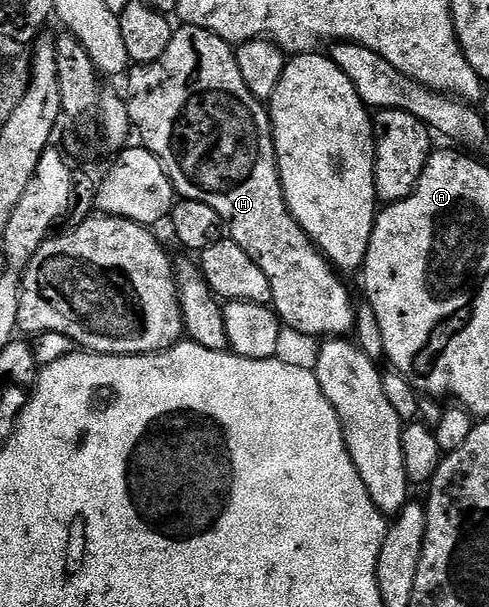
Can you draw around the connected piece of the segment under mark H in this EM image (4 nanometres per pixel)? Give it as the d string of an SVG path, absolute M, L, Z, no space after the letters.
M182 24L175 29L172 40L168 44L168 52L164 52L164 56L160 56L158 62L144 62L135 65L133 69L130 83L126 86L126 94L124 93L126 110L130 114L130 124L136 131L137 137L138 134L142 137L139 138L141 145L152 151L156 160L160 160L164 172L170 177L170 182L174 186L175 195L179 199L200 200L200 204L208 204L208 208L216 208L229 241L240 244L240 248L244 248L244 252L248 252L248 256L256 260L260 272L268 276L268 284L272 284L272 309L287 331L295 330L298 334L307 334L310 338L318 338L317 340L349 335L349 330L351 333L356 326L356 305L354 306L353 300L350 299L349 288L342 283L343 275L334 269L332 263L326 259L326 255L315 246L314 241L304 232L304 228L300 228L298 221L290 214L282 191L282 181L278 175L278 157L274 147L274 130L270 127L270 111L259 98L252 96L252 92L248 92L248 84L244 84L244 76L240 76L235 47L204 28Z

